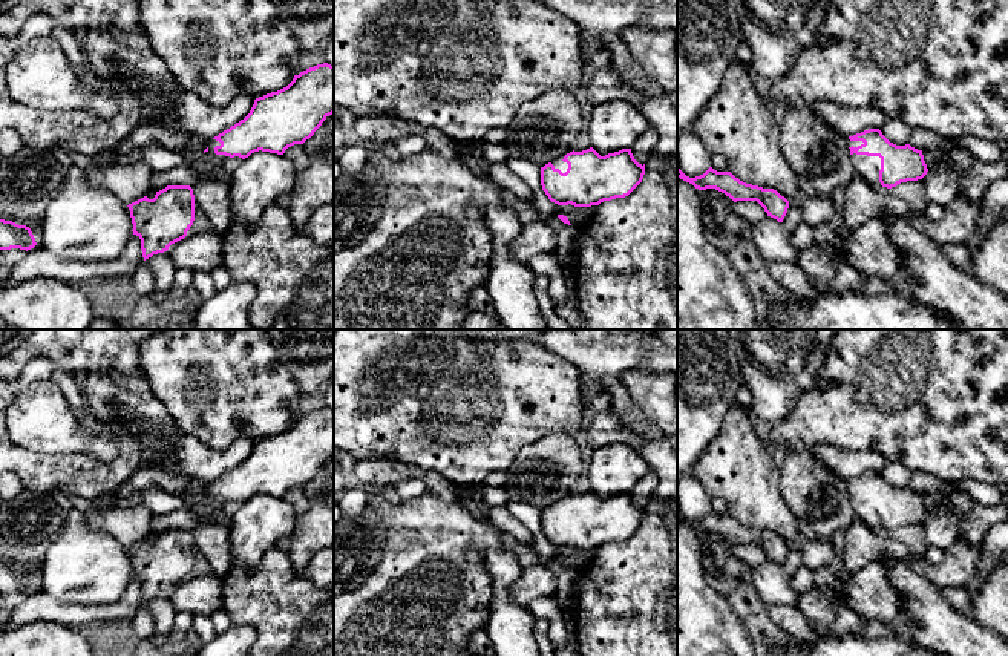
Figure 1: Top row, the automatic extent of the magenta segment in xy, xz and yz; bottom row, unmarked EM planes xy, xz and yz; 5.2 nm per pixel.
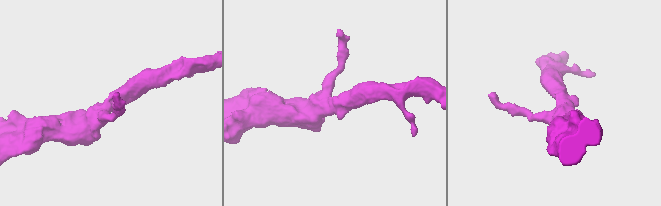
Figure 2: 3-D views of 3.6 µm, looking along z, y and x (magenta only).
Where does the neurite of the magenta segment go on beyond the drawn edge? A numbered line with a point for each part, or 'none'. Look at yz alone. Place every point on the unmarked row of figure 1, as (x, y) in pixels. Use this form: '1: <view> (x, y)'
1: yz (867, 511)

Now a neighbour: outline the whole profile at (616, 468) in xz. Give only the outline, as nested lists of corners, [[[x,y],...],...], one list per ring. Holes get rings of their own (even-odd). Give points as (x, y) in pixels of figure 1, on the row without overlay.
[[[610,443],[593,451],[585,469],[591,490],[601,498],[631,492],[648,472],[646,460],[627,443]]]

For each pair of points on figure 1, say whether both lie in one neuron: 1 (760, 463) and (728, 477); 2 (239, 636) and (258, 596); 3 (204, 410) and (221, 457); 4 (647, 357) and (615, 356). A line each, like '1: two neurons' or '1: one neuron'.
1: one neuron
2: two neurons
3: two neurons
4: one neuron

